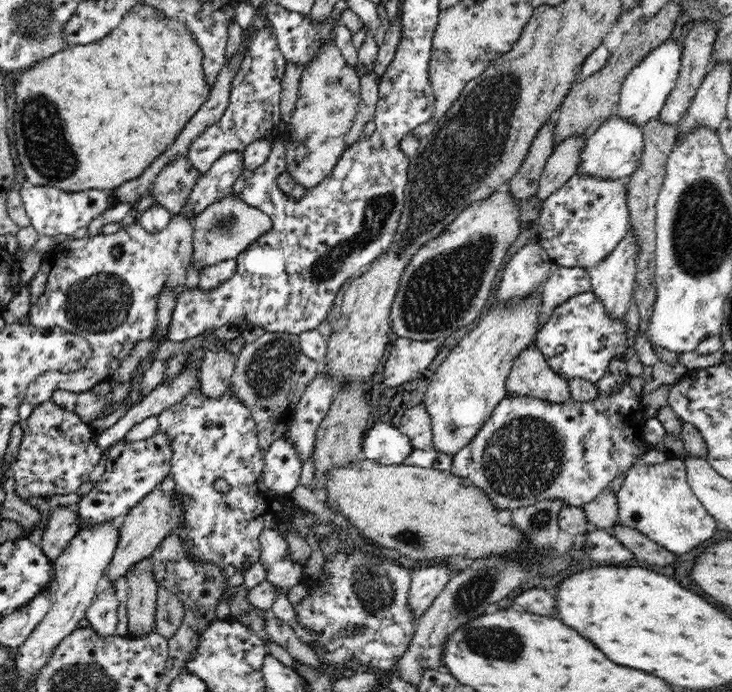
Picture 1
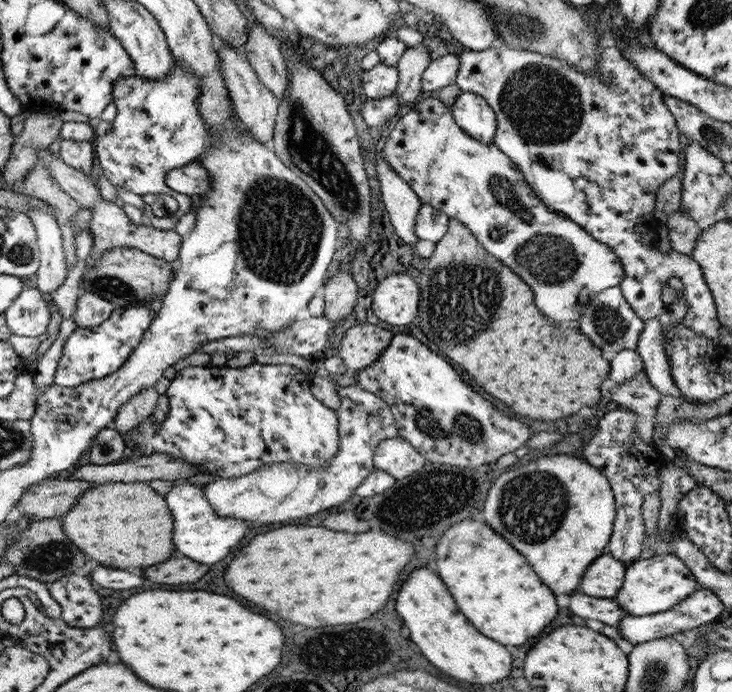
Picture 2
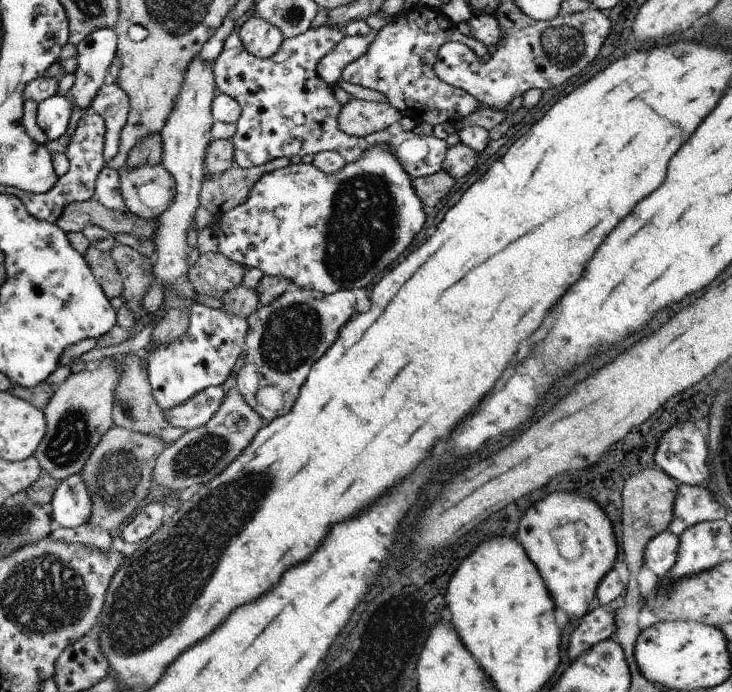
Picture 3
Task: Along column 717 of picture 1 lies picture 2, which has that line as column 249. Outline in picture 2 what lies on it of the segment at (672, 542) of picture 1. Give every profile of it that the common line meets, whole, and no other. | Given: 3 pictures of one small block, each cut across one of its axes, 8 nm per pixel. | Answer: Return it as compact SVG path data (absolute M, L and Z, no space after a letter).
M183 480L174 481L171 489L164 496L167 509L173 517L173 544L175 550L191 560L201 564L215 564L227 556L247 534L252 523L235 517L219 517L209 501L203 497L203 485L192 484Z

